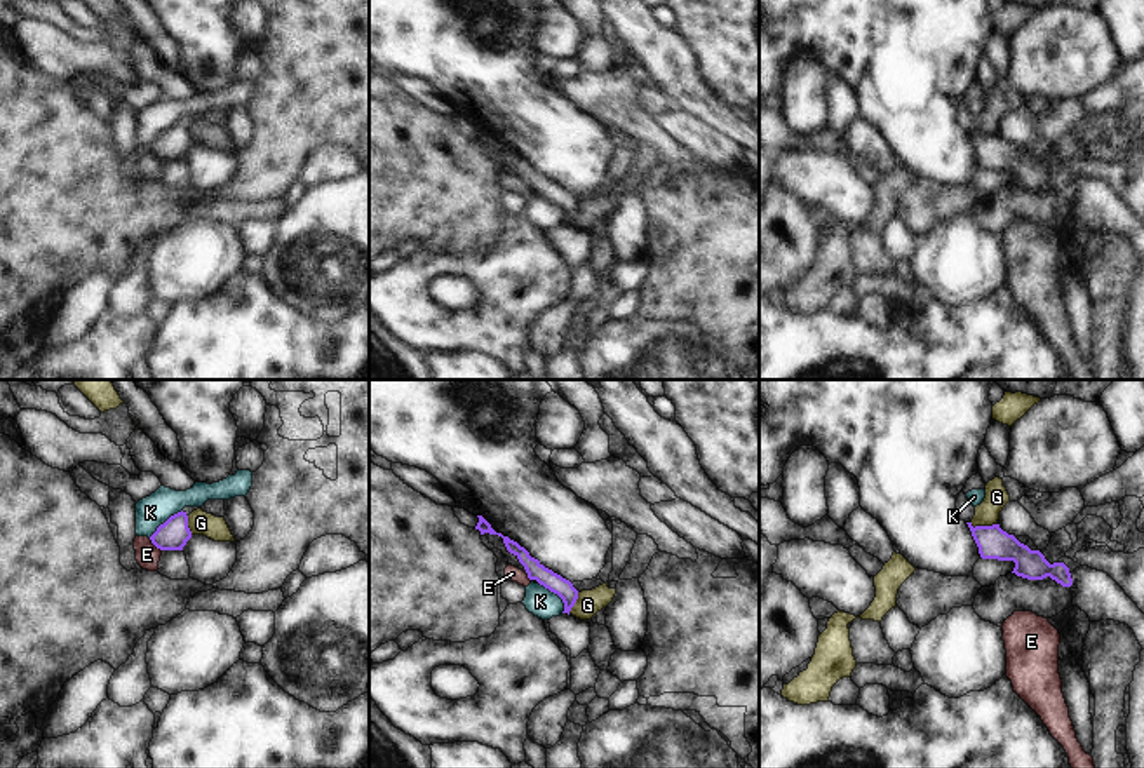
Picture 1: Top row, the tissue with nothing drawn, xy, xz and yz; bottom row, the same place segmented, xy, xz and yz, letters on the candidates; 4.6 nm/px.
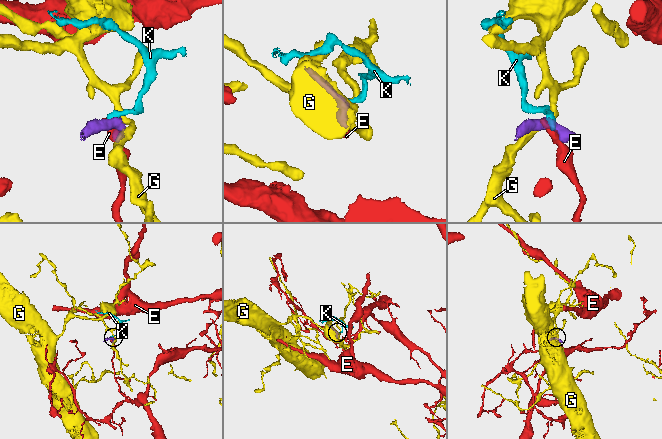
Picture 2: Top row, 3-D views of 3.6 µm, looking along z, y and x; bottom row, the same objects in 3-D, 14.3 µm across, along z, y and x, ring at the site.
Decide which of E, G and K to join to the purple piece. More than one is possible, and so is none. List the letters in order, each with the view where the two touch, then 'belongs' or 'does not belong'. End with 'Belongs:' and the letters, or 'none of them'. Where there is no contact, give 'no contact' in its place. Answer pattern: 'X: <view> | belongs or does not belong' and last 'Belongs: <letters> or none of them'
E: xy | does not belong
G: yz | does not belong
K: xz | does not belong
Belongs: none of them

